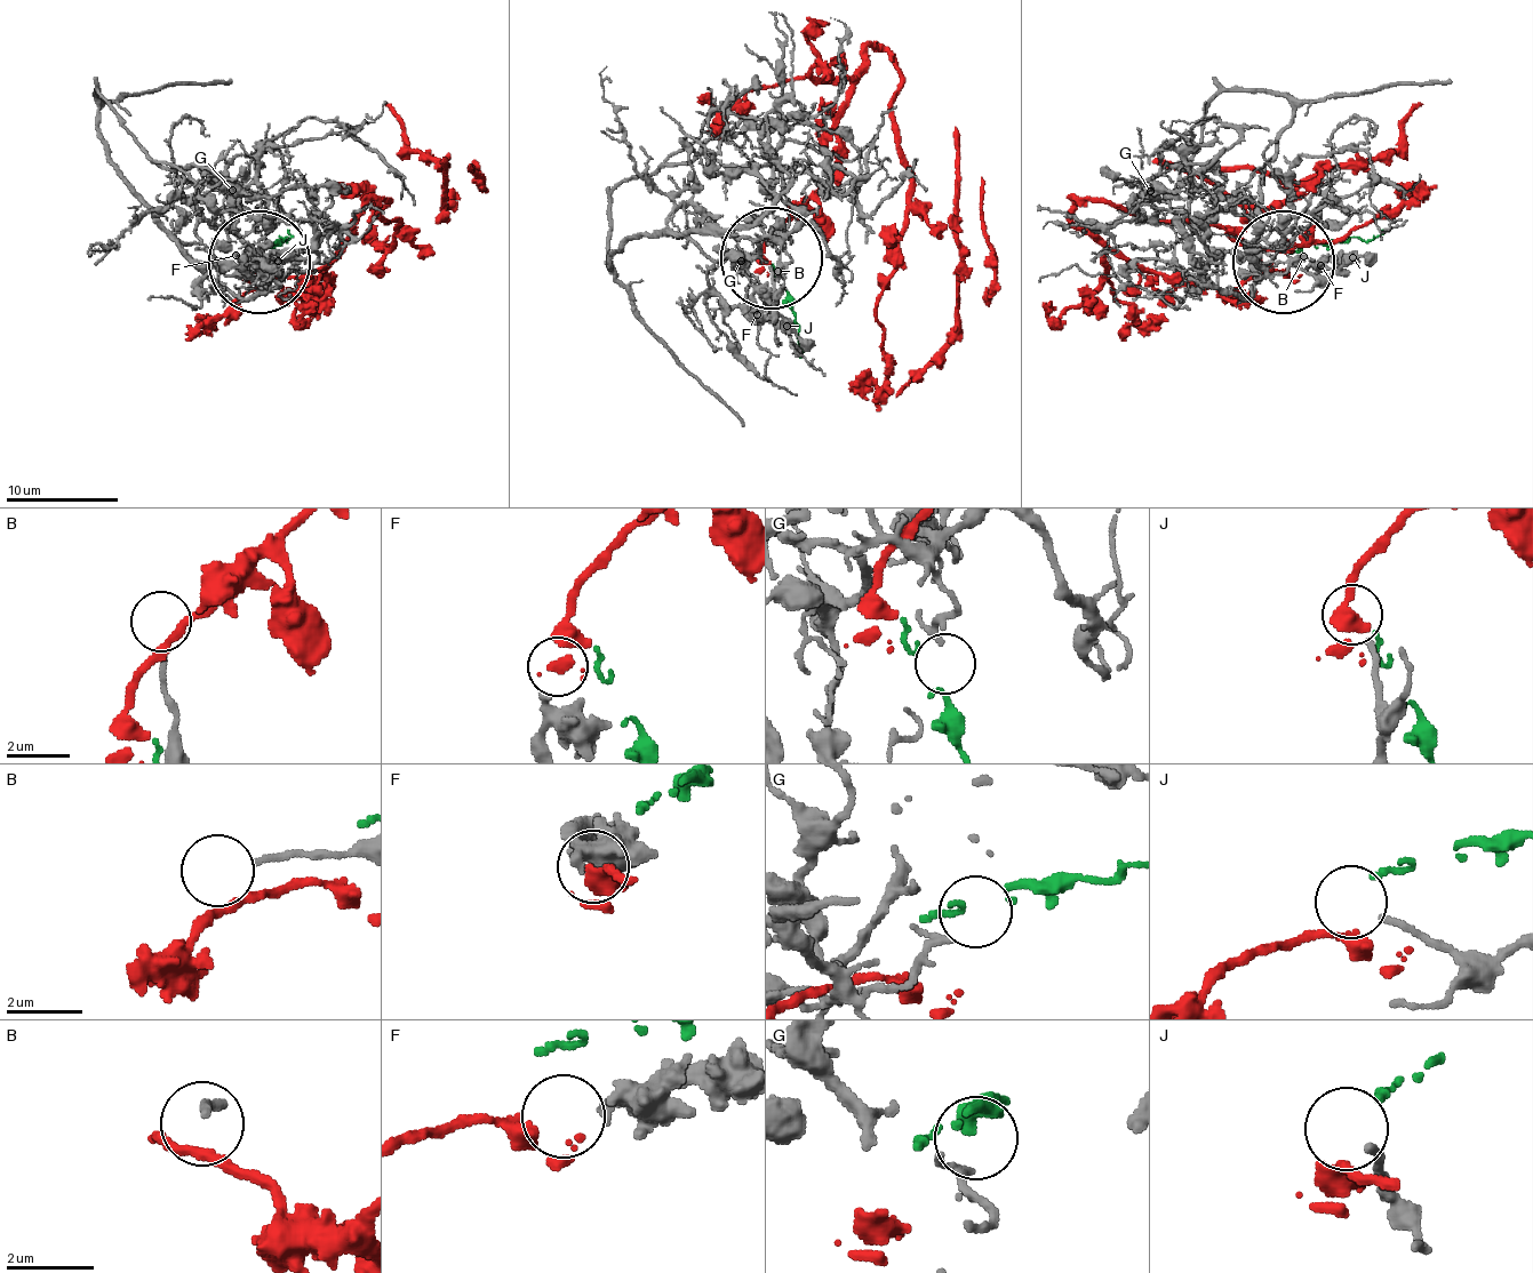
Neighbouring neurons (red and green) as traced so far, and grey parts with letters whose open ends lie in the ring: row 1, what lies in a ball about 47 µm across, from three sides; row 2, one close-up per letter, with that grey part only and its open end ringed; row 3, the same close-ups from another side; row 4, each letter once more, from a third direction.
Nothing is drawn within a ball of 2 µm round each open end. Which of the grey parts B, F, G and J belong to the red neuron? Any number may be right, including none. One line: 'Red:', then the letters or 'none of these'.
Red: F

